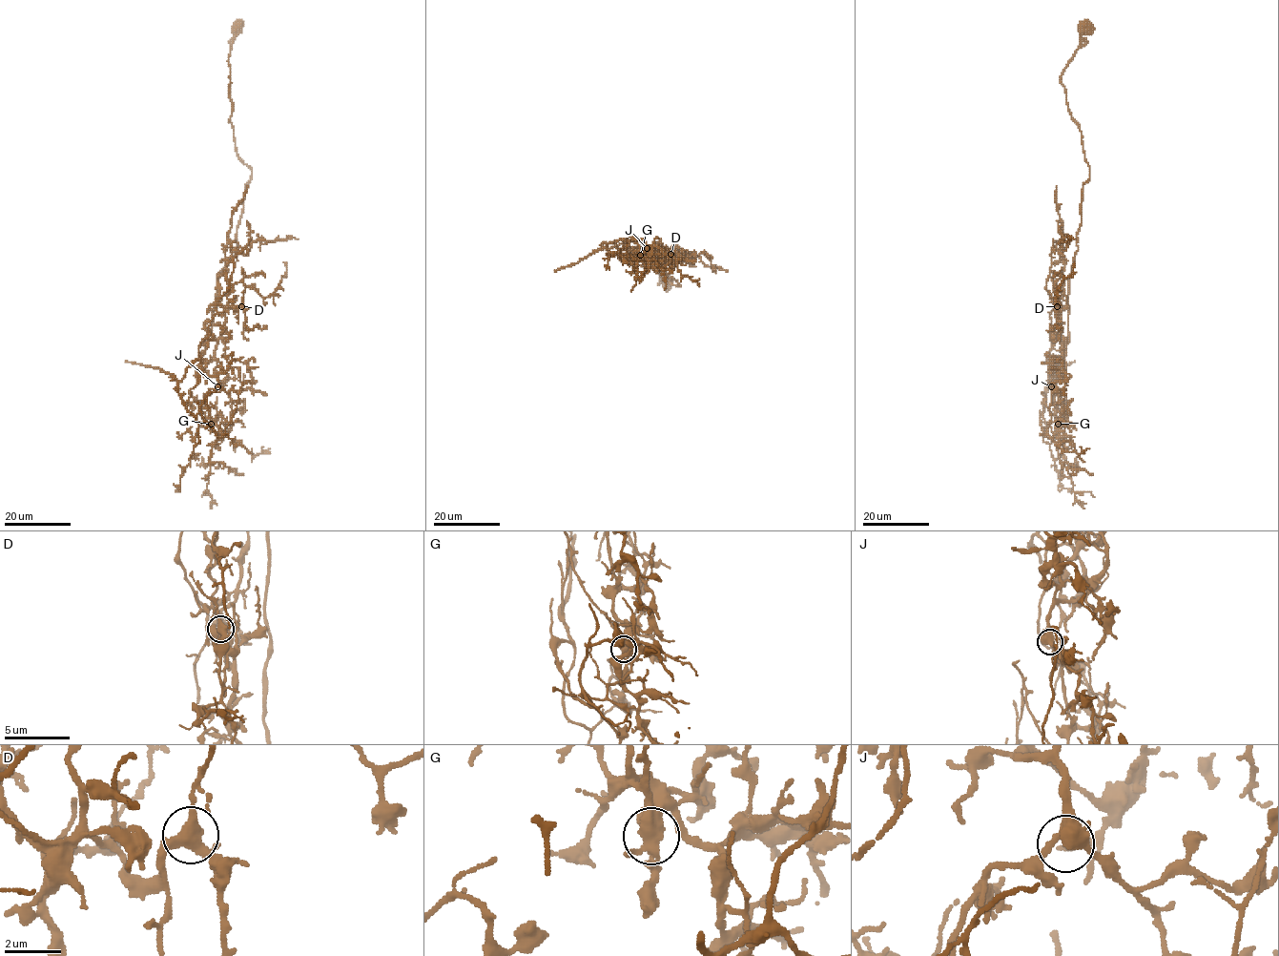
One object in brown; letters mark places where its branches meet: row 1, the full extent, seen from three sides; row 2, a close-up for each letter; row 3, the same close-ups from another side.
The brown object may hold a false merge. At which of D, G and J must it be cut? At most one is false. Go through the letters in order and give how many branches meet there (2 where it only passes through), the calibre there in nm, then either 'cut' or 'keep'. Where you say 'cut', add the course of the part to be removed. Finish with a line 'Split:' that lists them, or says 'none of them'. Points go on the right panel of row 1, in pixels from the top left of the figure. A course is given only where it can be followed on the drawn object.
D: 4 branches meet; 400 nm thick; keep
G: 4 branches meet; 480 nm thick; cut; foreign part runs (1059, 424), (1044, 398), (1042, 416), (1047, 385), (1052, 382), (1046, 360), (1053, 301), (1045, 286), (1053, 238)
J: 4 branches meet; 440 nm thick; keep
Split: G

